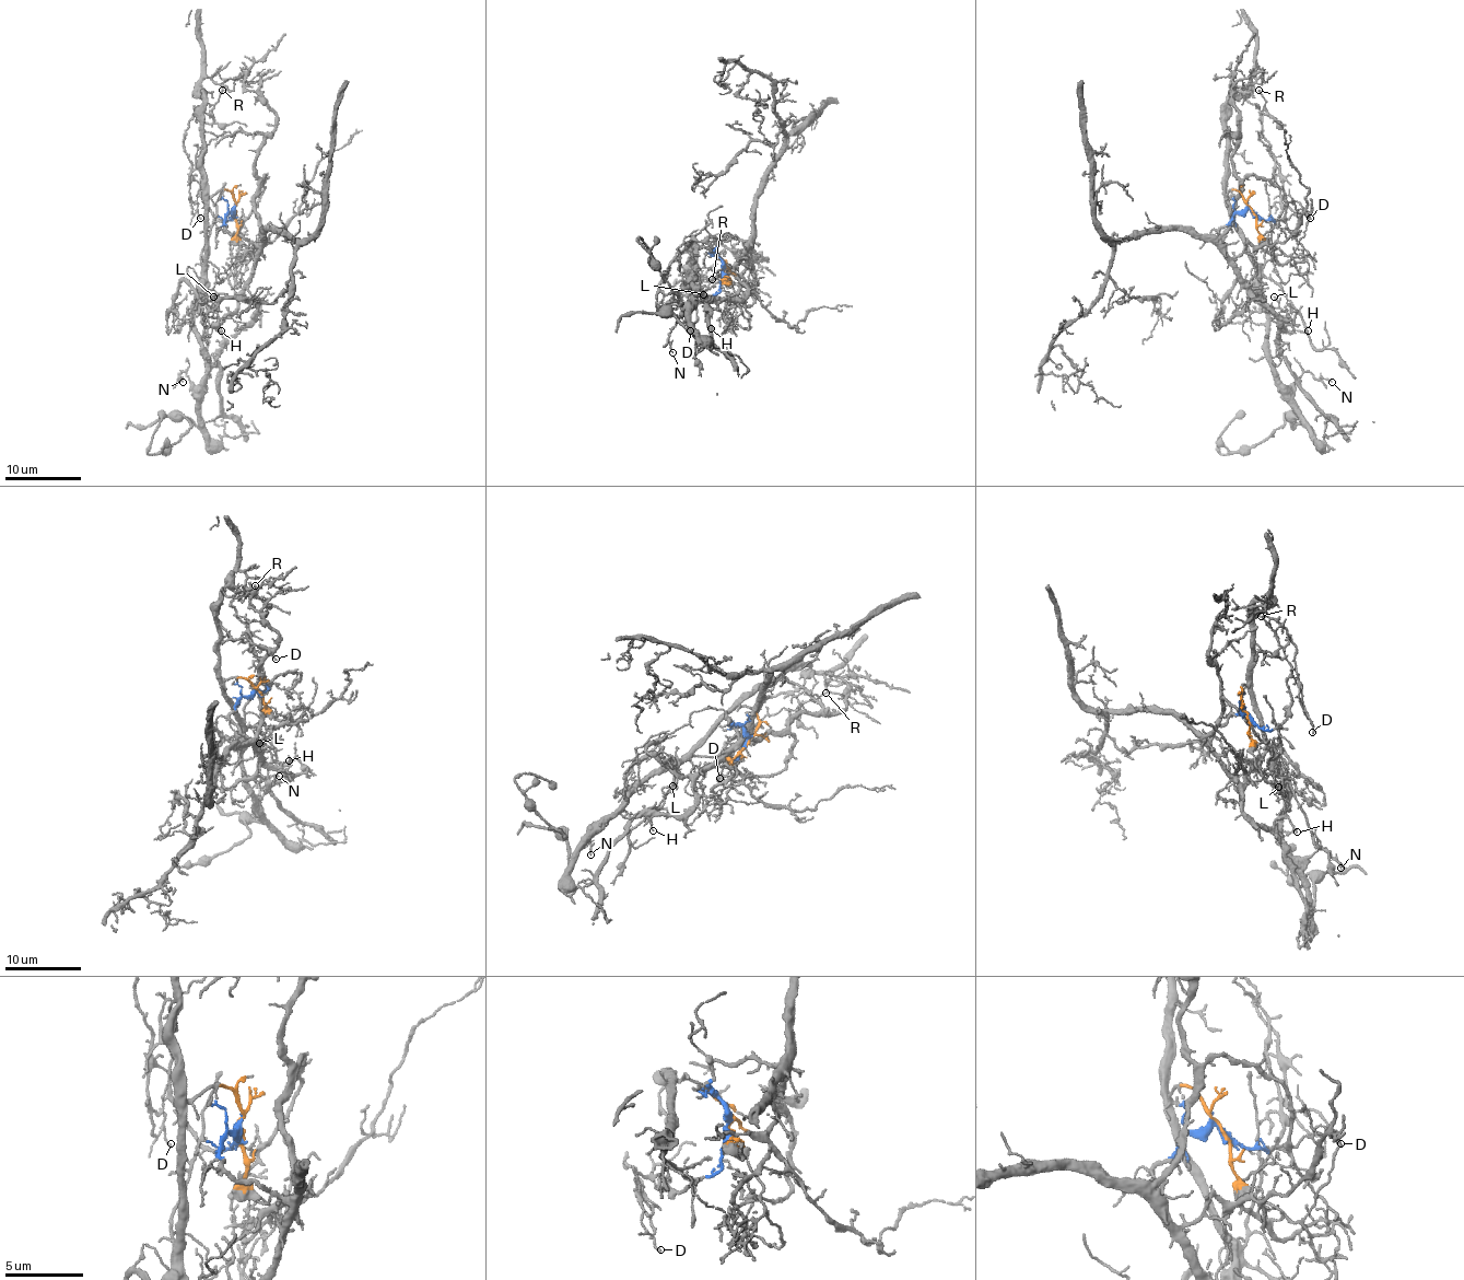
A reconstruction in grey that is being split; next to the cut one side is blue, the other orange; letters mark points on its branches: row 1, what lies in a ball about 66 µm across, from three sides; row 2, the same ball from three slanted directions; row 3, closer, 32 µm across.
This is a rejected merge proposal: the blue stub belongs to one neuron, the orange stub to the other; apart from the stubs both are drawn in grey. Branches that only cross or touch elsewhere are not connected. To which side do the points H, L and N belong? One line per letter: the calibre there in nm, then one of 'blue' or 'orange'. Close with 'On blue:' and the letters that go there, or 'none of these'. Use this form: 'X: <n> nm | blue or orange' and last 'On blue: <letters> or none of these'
H: 100 nm | blue
L: 140 nm | blue
N: 130 nm | orange
On blue: H, L

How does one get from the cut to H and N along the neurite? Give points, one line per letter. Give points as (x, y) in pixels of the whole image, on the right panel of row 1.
H: (1251, 210), (1240, 210), (1220, 228), (1217, 239), (1225, 256), (1278, 321), (1278, 338), (1287, 325), (1309, 330)
N: (1251, 210), (1234, 189), (1227, 195), (1232, 225), (1261, 284), (1272, 372), (1286, 385), (1309, 372), (1331, 382)

